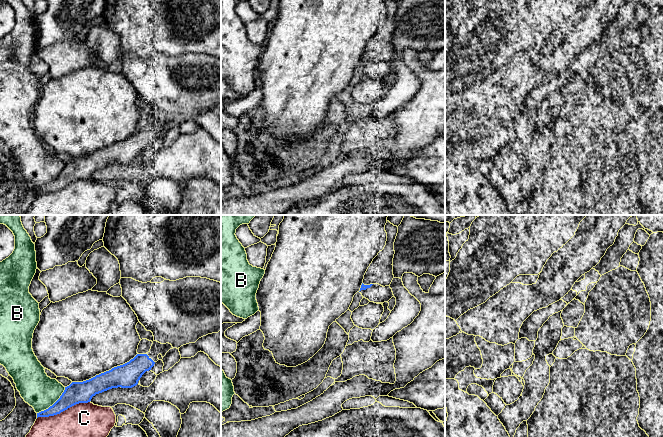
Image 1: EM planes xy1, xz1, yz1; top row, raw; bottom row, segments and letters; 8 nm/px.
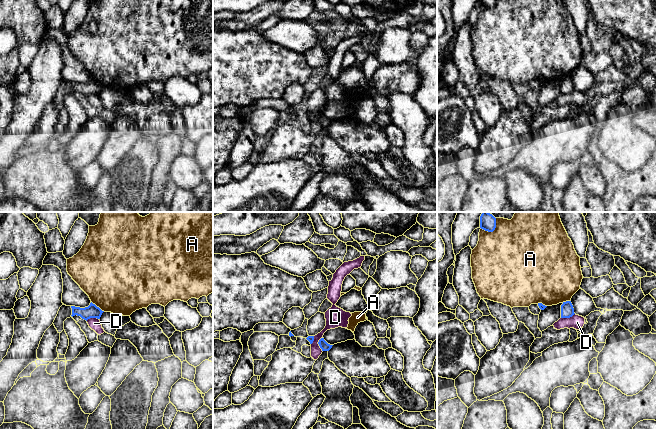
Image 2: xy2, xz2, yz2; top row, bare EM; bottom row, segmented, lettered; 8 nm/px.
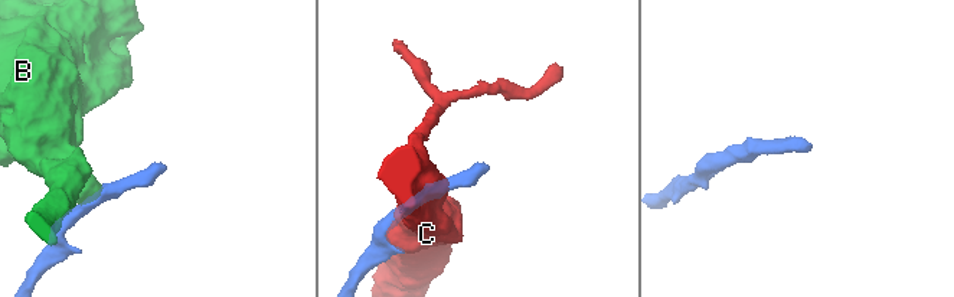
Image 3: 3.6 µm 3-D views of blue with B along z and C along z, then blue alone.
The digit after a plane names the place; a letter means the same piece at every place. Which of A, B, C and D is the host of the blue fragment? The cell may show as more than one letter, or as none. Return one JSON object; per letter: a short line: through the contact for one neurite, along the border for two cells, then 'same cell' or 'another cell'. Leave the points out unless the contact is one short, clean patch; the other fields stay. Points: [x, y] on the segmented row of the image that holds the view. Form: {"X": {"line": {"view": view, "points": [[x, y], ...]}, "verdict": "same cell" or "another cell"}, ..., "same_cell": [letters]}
{"A": {"verdict": "another cell"}, "B": {"line": {"view": "xy1", "points": [[65, 387], [62, 394], [51, 405], [37, 413]]}, "verdict": "another cell"}, "C": {"verdict": "another cell"}, "D": {"line": {"view": "xz2", "points": [[321, 337], [318, 345], [322, 351]]}, "verdict": "another cell"}, "same_cell": []}

